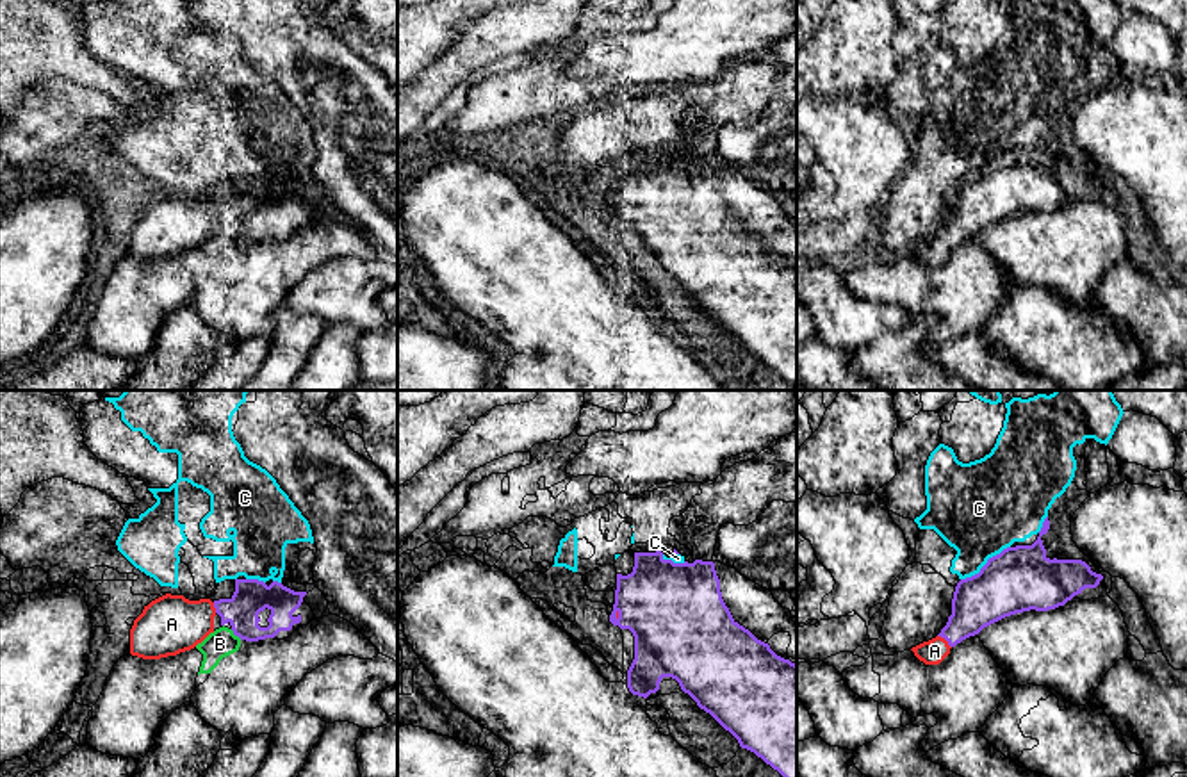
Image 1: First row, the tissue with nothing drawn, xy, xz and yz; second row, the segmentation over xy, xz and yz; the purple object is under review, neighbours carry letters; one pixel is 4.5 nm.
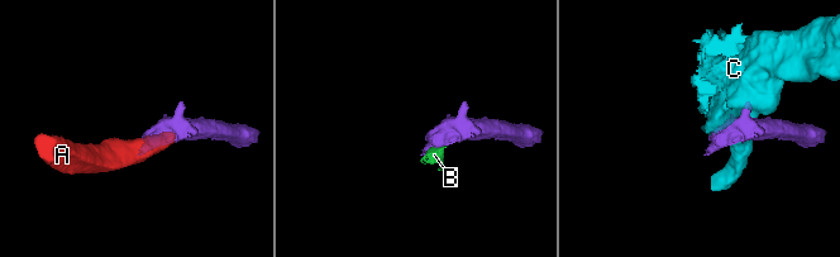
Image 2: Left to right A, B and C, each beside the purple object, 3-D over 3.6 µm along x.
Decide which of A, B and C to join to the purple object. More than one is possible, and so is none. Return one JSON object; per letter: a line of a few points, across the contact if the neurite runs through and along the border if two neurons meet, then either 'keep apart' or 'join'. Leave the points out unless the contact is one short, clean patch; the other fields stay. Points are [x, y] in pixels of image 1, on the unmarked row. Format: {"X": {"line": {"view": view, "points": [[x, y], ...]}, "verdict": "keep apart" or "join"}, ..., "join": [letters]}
{"A": {"verdict": "join"}, "B": {"verdict": "keep apart"}, "C": {"verdict": "keep apart"}, "join": ["A"]}

